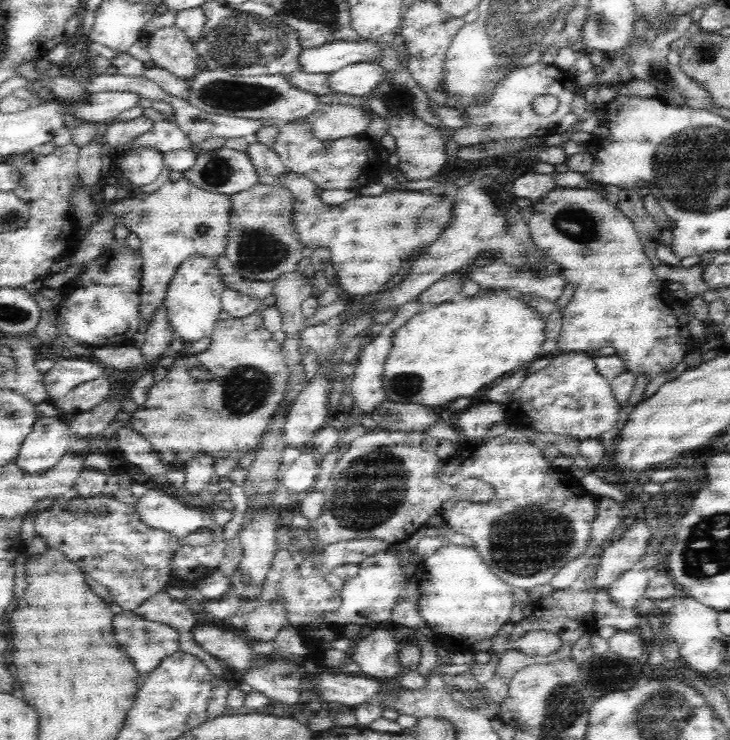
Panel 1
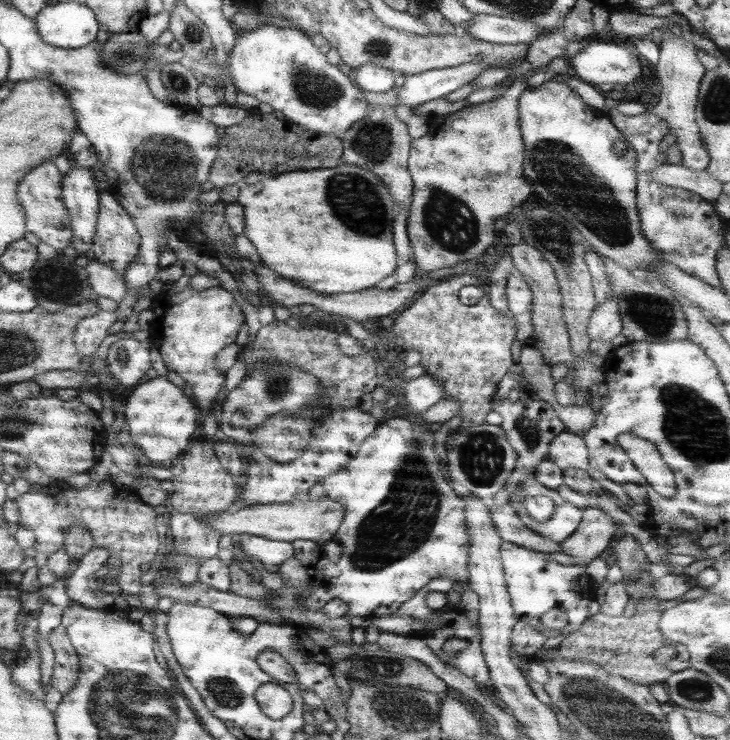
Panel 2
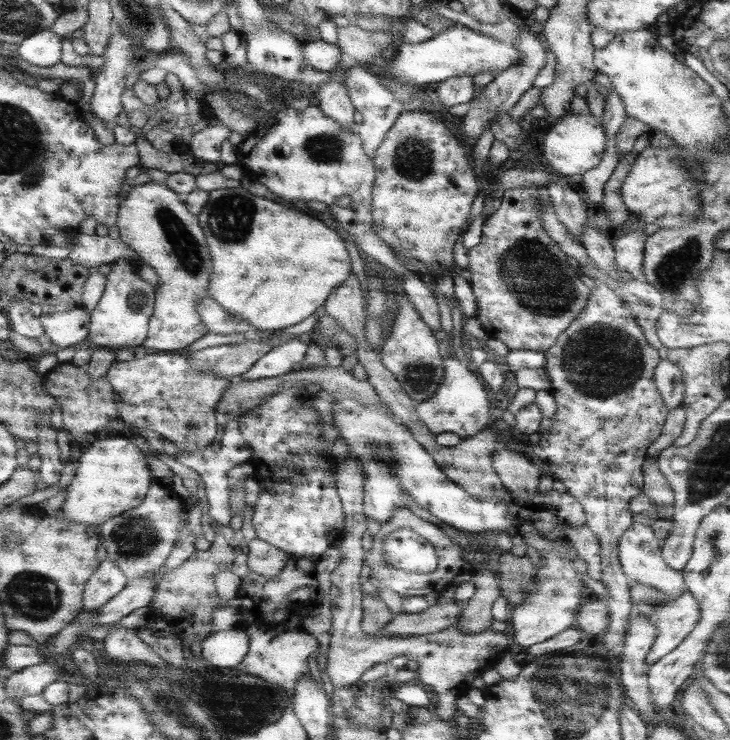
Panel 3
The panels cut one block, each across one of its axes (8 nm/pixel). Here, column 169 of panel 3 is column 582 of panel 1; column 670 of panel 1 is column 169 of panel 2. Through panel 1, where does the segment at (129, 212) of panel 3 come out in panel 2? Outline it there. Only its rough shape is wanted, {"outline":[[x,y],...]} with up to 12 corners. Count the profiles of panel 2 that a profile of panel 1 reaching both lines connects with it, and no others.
{"outline":[[220,288],[151,300],[165,368],[191,386],[207,414],[224,372],[233,344],[241,308]]}

